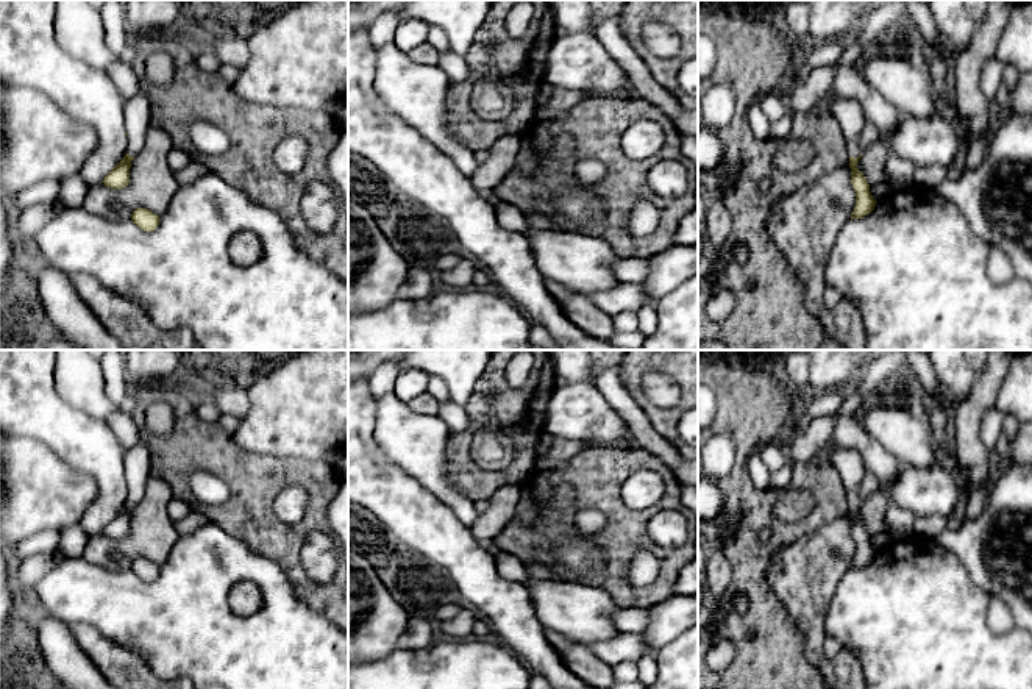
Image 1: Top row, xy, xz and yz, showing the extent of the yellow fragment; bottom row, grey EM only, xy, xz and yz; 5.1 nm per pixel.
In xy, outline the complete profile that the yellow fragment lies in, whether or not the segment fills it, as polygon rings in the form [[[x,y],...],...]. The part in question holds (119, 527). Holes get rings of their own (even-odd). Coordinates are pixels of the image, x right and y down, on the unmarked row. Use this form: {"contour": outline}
{"contour": [[[139,442],[125,452],[128,497],[123,509],[103,528],[101,533],[106,537],[122,539],[128,536],[131,511],[141,502],[150,477],[150,452]]]}

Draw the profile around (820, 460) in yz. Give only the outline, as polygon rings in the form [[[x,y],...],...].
[[[834,441],[832,444],[826,445],[821,452],[815,453],[810,461],[810,470],[817,472],[821,467],[834,467],[831,461],[831,455],[837,450],[838,444]]]

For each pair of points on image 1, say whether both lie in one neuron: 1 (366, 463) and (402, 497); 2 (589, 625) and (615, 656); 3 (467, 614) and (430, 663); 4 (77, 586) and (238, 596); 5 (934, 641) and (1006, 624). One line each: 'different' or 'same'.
1: same
2: different
3: different
4: different
5: different

